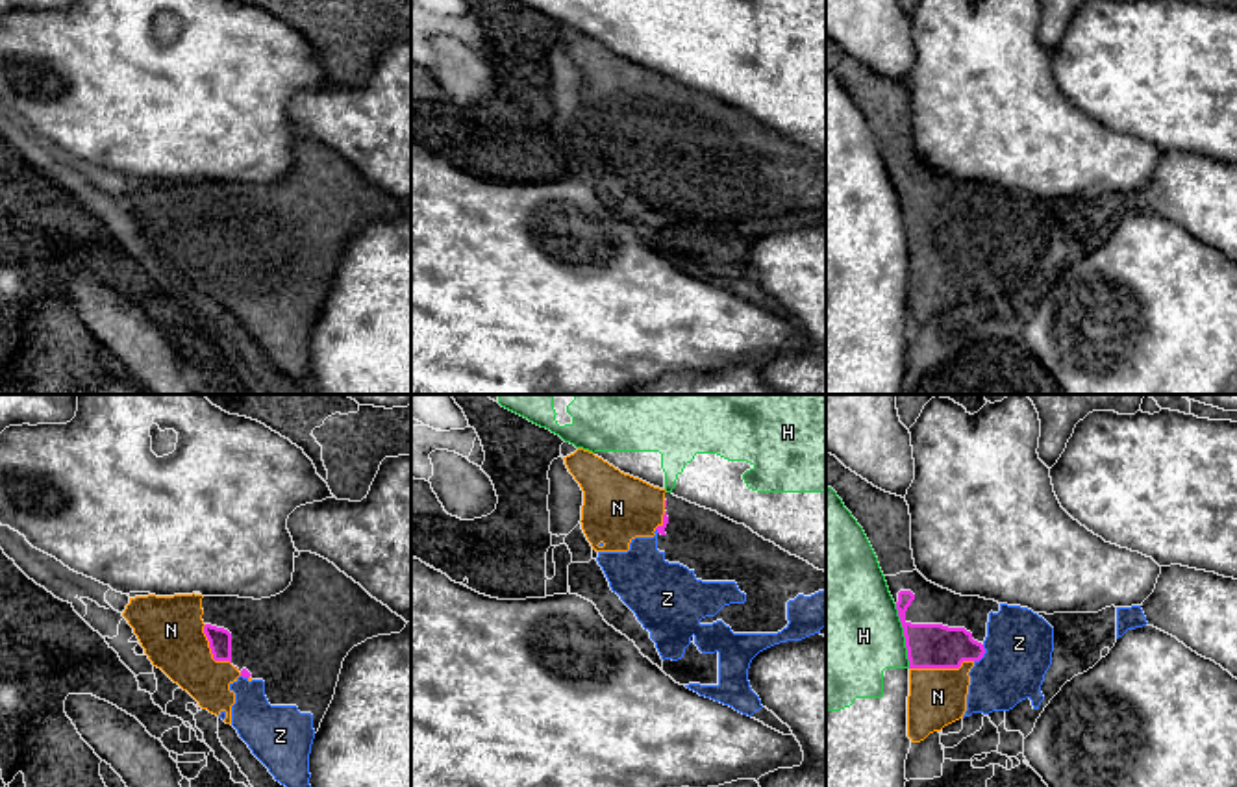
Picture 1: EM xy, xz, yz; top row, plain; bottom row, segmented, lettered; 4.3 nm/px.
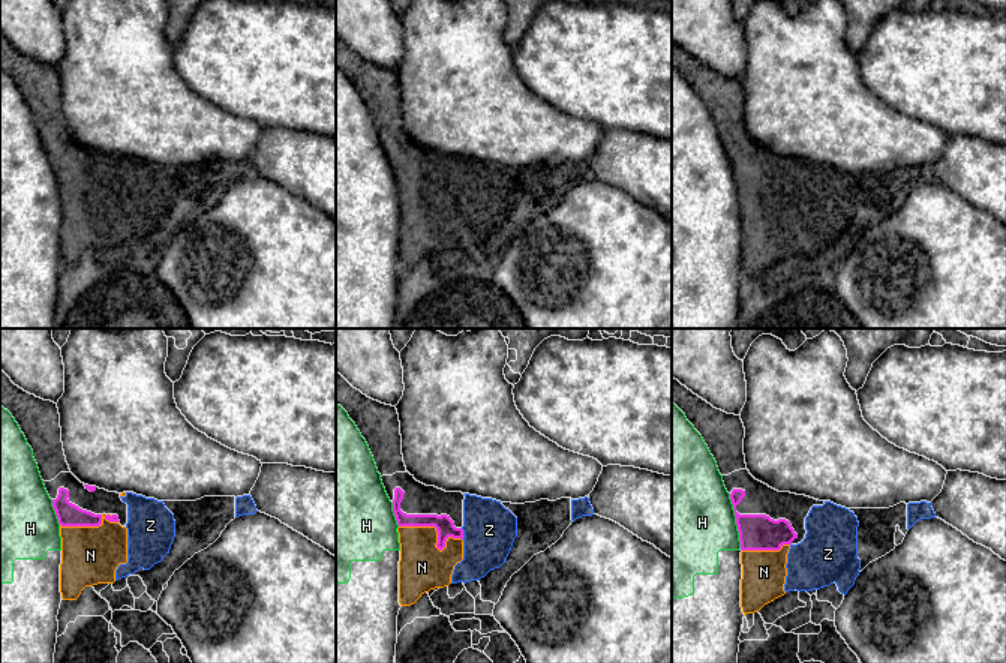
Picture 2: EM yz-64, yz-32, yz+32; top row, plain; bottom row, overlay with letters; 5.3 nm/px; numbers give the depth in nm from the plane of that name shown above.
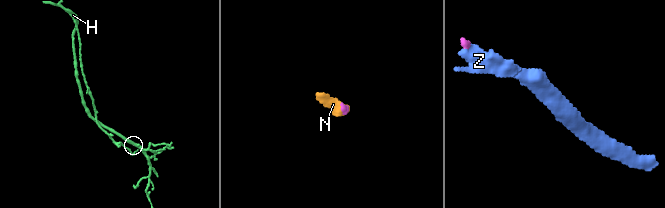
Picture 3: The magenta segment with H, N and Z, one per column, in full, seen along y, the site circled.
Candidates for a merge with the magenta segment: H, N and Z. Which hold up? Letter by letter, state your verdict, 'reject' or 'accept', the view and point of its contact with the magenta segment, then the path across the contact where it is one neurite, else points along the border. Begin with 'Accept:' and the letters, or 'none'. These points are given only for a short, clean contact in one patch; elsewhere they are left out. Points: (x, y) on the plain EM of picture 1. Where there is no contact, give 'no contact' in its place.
Accept: N, Z
H: reject; contact yz (904, 221); border yz (895, 189), (910, 252)
N: accept; contact yz (941, 252)
Z: accept; contact yz (984, 237)

